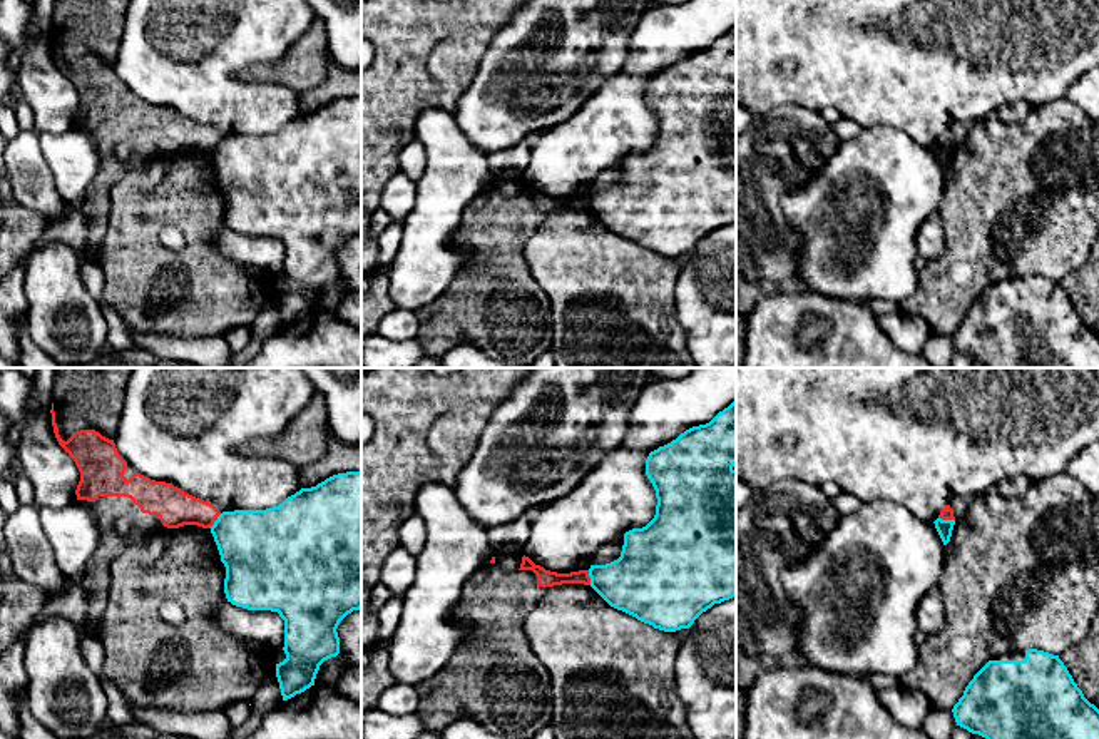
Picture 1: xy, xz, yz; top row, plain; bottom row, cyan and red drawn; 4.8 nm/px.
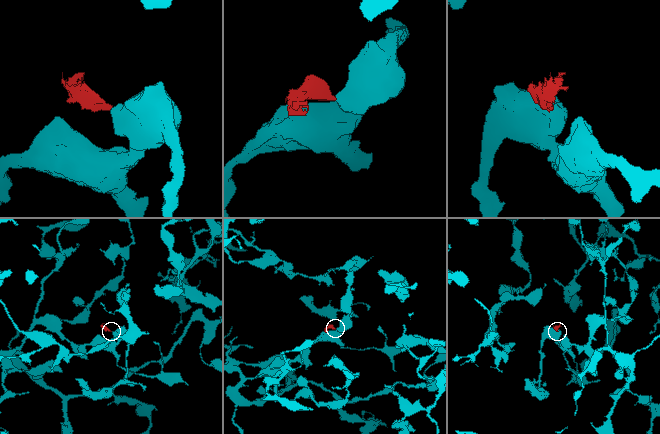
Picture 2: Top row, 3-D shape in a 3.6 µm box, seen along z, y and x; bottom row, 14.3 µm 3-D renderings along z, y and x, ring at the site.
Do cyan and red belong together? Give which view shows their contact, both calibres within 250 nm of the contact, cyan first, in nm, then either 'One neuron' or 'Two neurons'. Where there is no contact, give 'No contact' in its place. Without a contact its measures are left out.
Touches cyan in yz. Thickness 80 nm (cyan) against 60 nm. Two neurons

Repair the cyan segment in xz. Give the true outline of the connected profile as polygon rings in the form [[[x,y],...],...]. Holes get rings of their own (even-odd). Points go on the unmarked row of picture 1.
[[[736,27],[709,48],[693,52],[671,69],[651,77],[646,100],[656,115],[656,140],[642,154],[624,159],[621,182],[606,191],[590,191],[590,212],[614,234],[664,257],[689,254],[711,234],[736,222]]]

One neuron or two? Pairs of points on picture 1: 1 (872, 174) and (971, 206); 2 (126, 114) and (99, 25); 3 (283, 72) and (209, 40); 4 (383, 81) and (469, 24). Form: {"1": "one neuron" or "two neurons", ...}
{"1": "two neurons", "2": "one neuron", "3": "two neurons", "4": "one neuron"}

